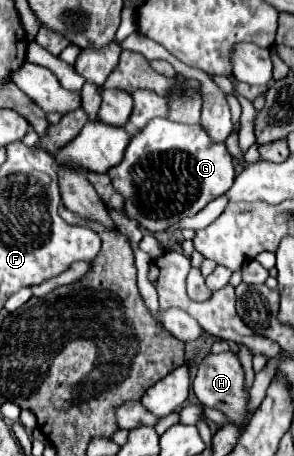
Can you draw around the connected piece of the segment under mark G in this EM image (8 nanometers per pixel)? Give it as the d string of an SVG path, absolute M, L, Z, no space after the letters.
M154 118L130 138L122 162L110 168L108 176L114 190L124 198L128 218L140 228L158 234L182 218L194 216L216 196L226 194L236 172L226 144L212 142L202 126Z

